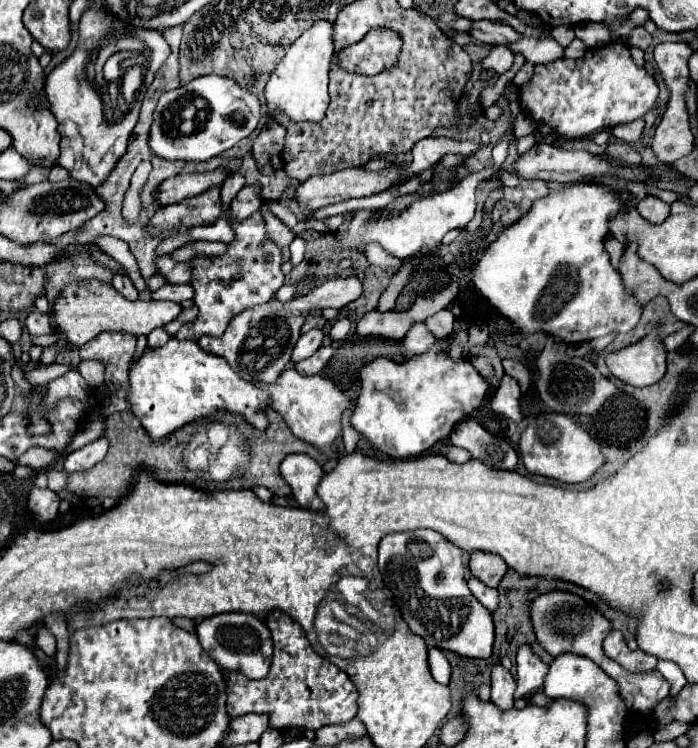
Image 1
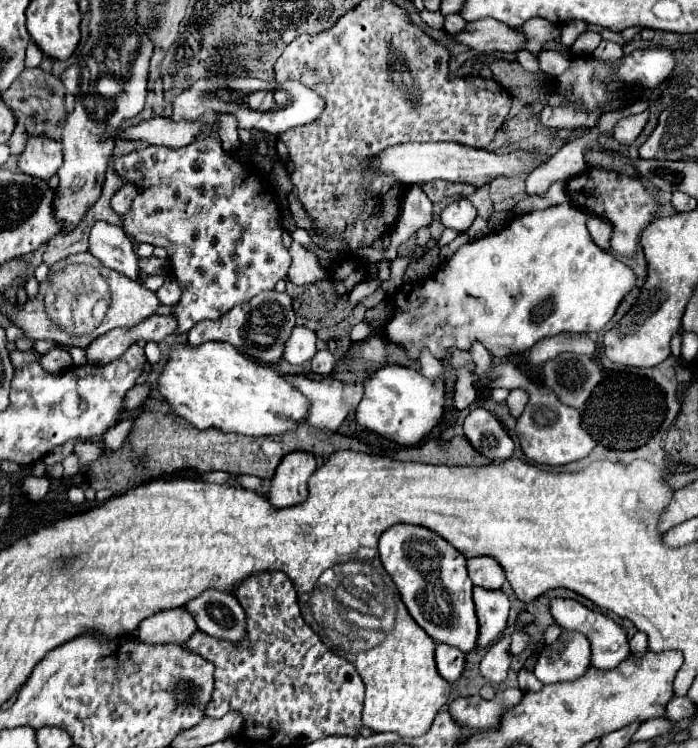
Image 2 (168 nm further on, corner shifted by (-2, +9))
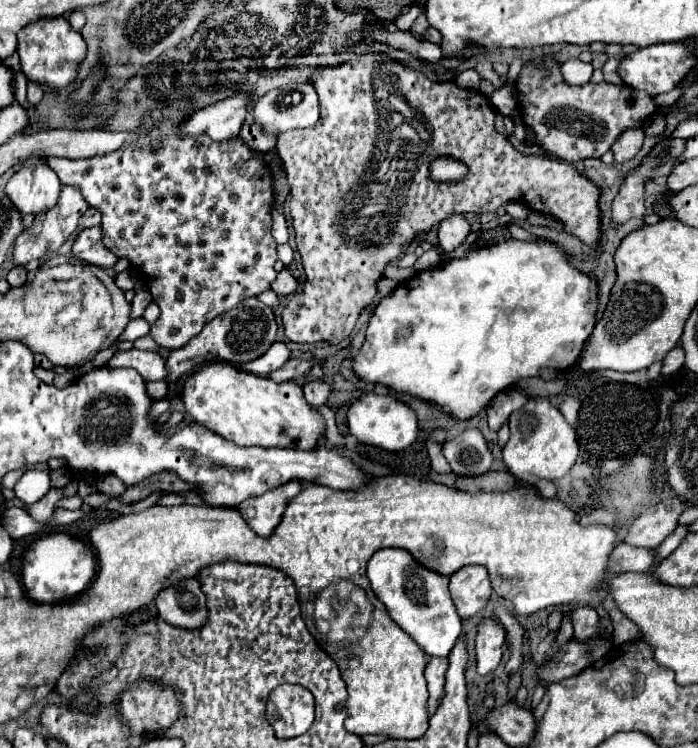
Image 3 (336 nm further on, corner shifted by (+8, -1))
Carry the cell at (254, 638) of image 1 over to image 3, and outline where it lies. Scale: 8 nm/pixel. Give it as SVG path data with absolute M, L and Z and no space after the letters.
M182 579L156 597L158 615L176 627L196 627L200 629L206 623L206 597L196 579Z

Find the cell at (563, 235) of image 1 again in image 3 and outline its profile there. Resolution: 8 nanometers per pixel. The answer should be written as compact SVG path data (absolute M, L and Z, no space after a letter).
M508 239L508 241L496 243L496 245L490 245L484 249L476 249L466 259L448 261L436 269L420 271L416 277L410 279L410 283L406 281L406 283L398 285L390 295L386 295L376 305L370 325L366 329L366 341L364 341L360 353L352 361L354 375L366 383L386 385L392 393L402 393L402 395L412 395L416 399L422 399L456 421L468 421L468 419L476 417L492 401L494 395L514 387L518 381L530 379L530 377L540 377L542 369L566 371L568 367L578 363L584 341L590 337L590 333L594 329L594 313L596 313L598 297L594 299L592 295L598 295L598 289L596 289L596 283L592 283L588 275L584 275L578 269L574 269L572 265L568 265L568 261L564 257L566 257L564 249L560 249L558 245L554 245L550 241L530 243L530 241Z

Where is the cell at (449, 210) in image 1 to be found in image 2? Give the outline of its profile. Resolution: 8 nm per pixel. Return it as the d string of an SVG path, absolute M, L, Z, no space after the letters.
M462 197L460 203L450 203L444 207L444 211L440 213L440 221L444 227L452 227L456 231L466 231L472 221L476 219L476 207L472 205L470 199Z

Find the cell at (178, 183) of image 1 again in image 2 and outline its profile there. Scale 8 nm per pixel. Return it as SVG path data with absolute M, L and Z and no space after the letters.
M126 185L124 189L120 189L114 197L112 197L112 209L122 215L126 213L126 209L130 209L130 201L134 201L134 193L138 193L132 185Z

